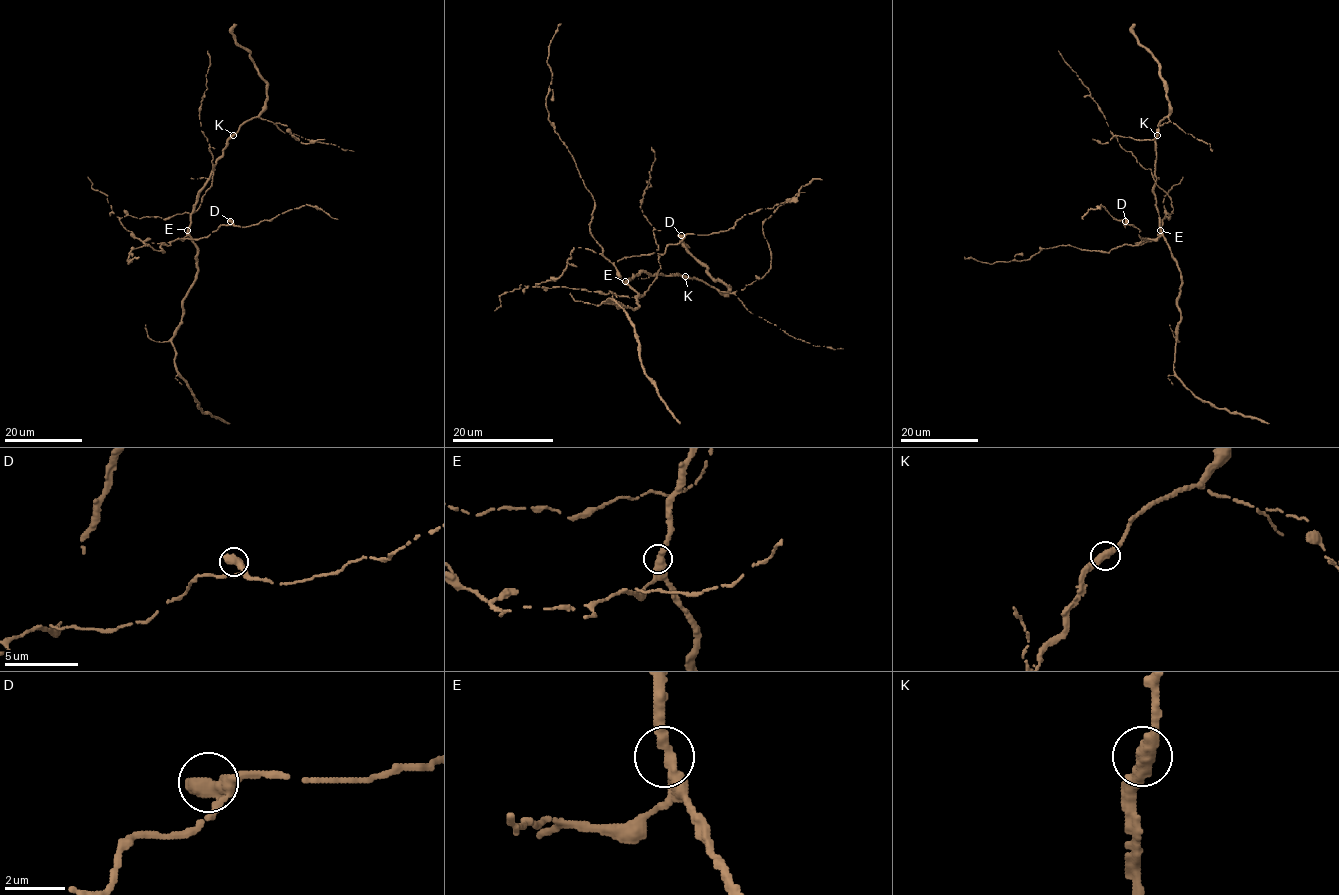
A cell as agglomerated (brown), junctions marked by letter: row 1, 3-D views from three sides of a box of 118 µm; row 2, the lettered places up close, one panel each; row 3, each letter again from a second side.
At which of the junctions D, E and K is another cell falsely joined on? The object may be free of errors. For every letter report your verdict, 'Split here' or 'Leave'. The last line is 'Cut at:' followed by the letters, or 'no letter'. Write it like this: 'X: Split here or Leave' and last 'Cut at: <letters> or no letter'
D: Leave
E: Leave
K: Leave
Cut at: no letter

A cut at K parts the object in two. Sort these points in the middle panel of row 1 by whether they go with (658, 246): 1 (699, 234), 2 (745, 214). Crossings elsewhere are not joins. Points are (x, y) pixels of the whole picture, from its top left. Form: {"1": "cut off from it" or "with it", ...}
{"1": "with it", "2": "with it"}

